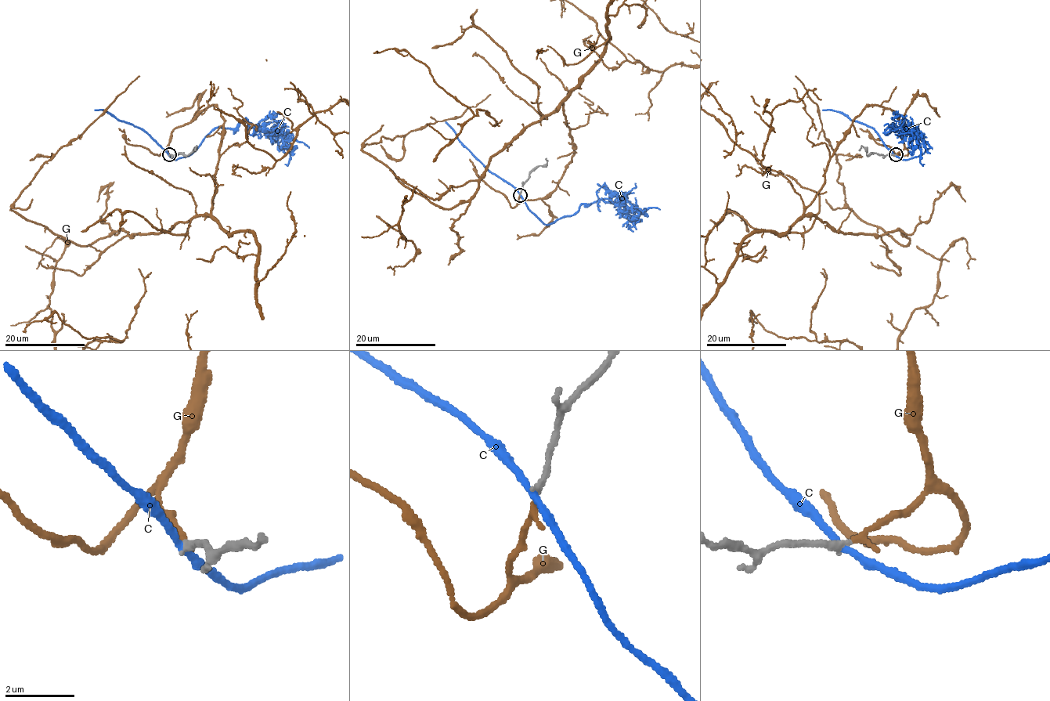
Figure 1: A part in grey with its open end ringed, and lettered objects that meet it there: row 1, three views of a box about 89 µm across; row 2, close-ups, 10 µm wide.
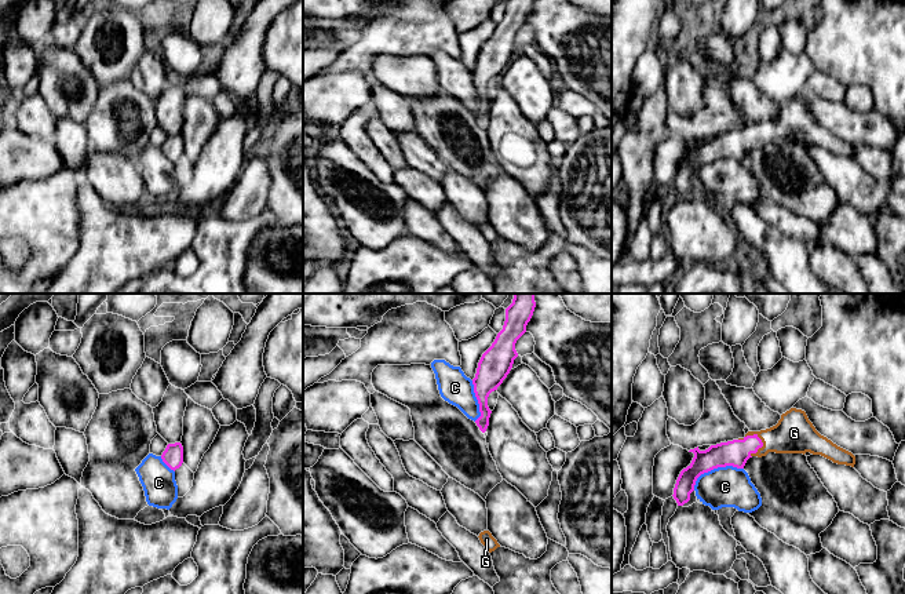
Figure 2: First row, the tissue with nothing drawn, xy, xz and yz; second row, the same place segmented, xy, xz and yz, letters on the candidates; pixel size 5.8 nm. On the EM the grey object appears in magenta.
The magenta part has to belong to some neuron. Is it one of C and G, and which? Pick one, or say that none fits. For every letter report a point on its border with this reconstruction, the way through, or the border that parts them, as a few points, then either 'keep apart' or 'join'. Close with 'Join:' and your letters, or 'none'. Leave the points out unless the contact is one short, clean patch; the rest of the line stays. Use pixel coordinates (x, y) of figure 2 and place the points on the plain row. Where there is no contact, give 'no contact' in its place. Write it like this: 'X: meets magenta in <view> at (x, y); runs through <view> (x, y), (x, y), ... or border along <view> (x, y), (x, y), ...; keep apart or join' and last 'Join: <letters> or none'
C: meets magenta in yz at (714, 159); border along yz (743, 159), (718, 157), (704, 163), (697, 170), (693, 181); keep apart
G: meets magenta in yz at (752, 127); runs through yz (736, 144), (752, 127), (789, 127), (794, 124); join
Join: G

